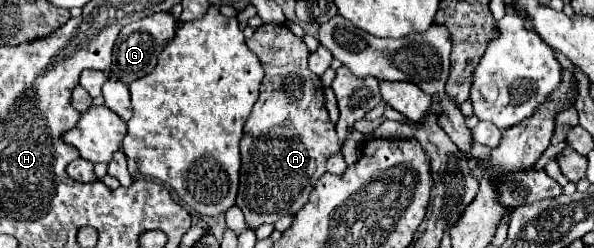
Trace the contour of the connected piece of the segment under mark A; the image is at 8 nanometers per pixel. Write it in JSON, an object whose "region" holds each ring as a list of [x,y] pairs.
{"region":[[[262,24],[248,40],[248,48],[264,66],[264,80],[240,140],[242,168],[236,206],[242,208],[246,226],[256,230],[280,216],[294,216],[308,202],[308,196],[326,172],[326,160],[340,152],[336,128],[324,106],[320,78],[308,68],[308,48],[286,24]]]}

